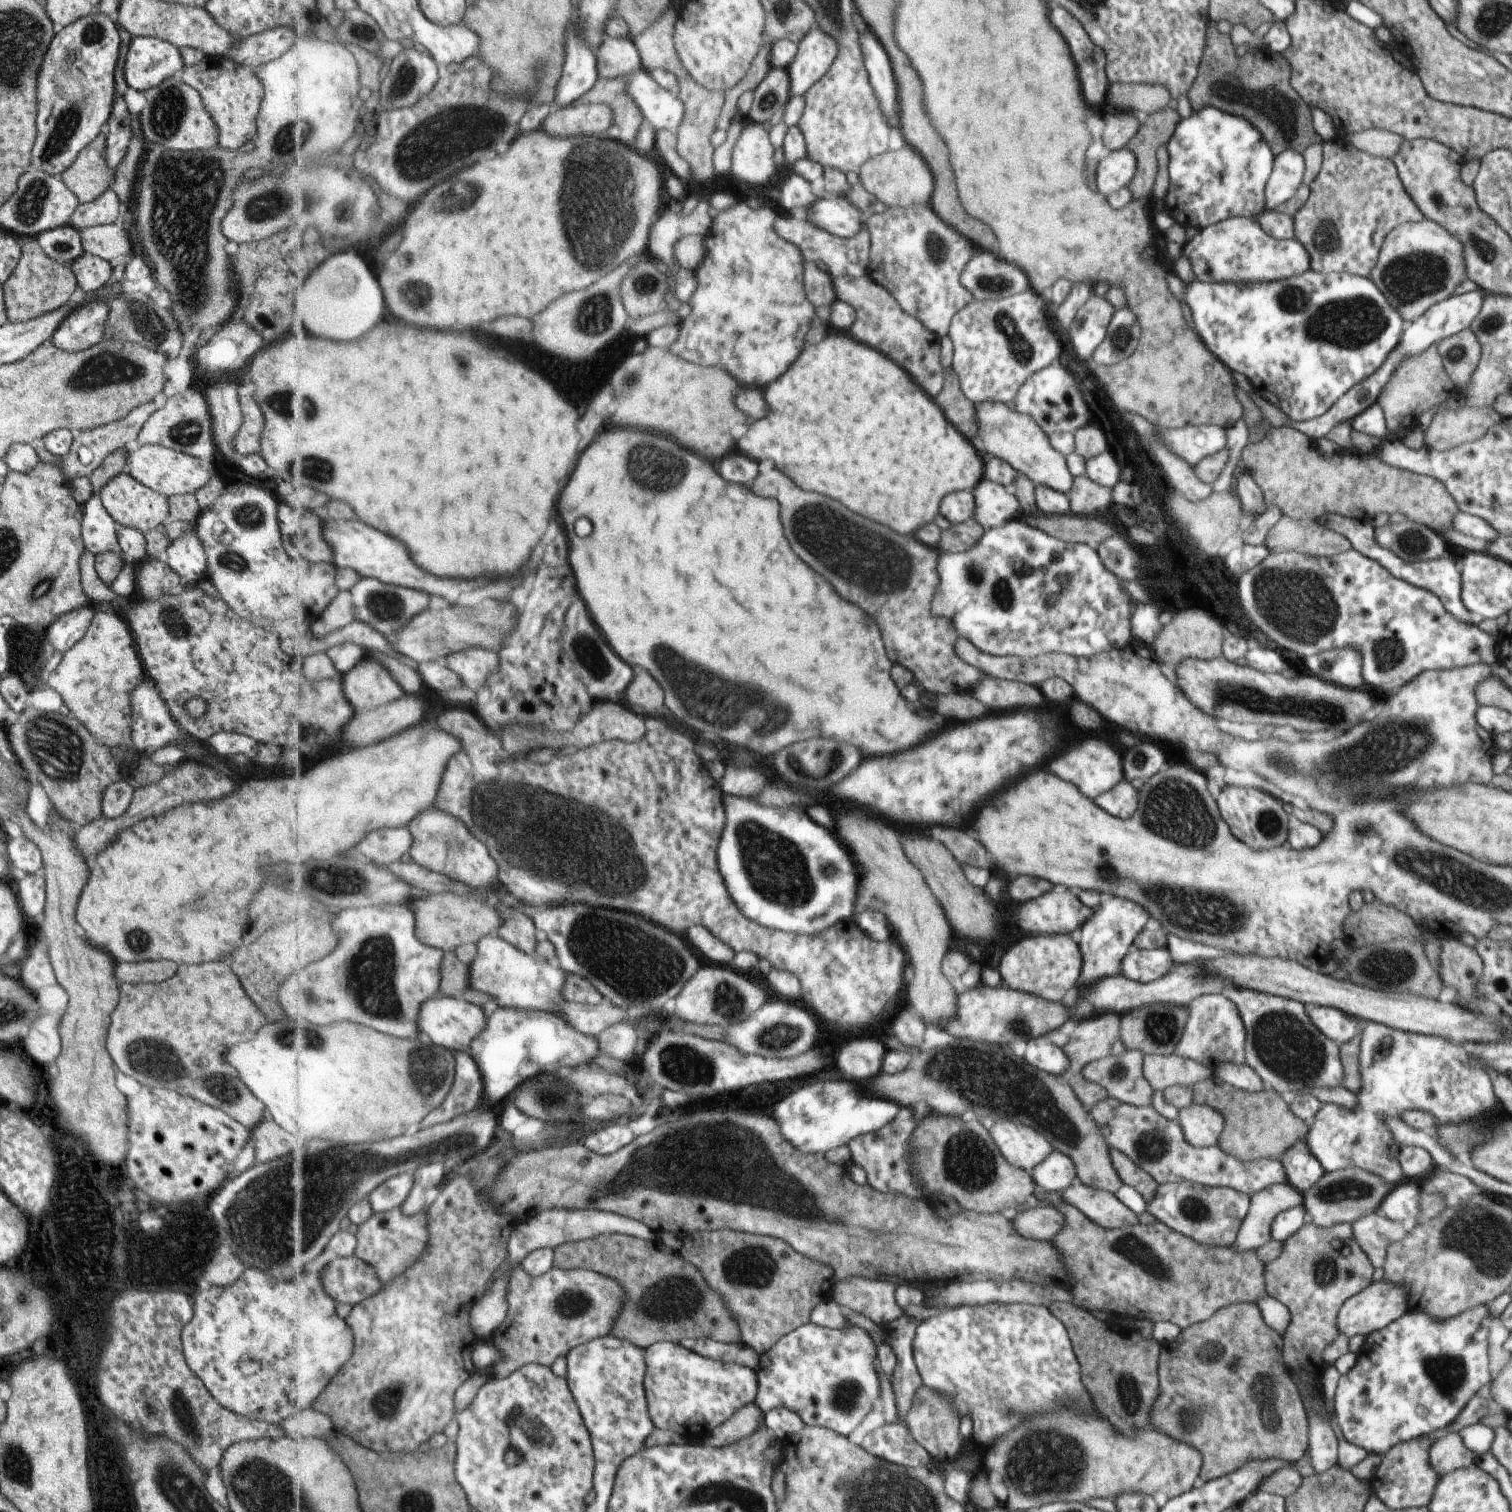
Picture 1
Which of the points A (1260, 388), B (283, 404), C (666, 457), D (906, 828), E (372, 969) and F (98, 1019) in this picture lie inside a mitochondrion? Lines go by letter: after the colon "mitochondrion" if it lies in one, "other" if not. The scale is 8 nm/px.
A: other
B: mitochondrion
C: mitochondrion
D: other
E: mitochondrion
F: other

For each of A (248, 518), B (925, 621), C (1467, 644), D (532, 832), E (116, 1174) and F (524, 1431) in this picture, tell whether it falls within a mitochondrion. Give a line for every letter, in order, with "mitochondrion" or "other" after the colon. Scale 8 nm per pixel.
A: mitochondrion
B: other
C: other
D: mitochondrion
E: other
F: mitochondrion

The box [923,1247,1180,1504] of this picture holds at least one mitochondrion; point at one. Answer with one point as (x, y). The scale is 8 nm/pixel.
(1048, 1464)

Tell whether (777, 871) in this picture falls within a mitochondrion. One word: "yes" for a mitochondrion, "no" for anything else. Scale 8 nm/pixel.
yes

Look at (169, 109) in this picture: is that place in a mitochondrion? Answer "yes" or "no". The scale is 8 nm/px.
yes

